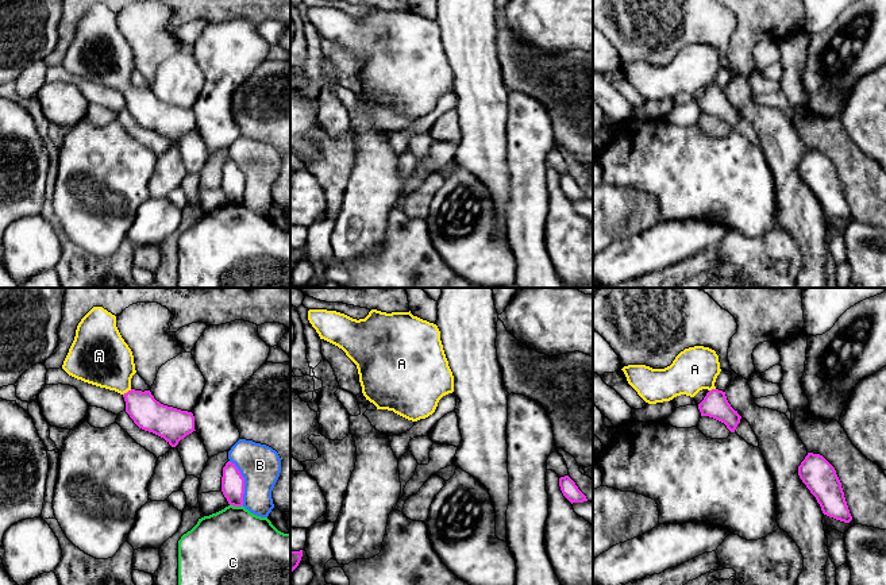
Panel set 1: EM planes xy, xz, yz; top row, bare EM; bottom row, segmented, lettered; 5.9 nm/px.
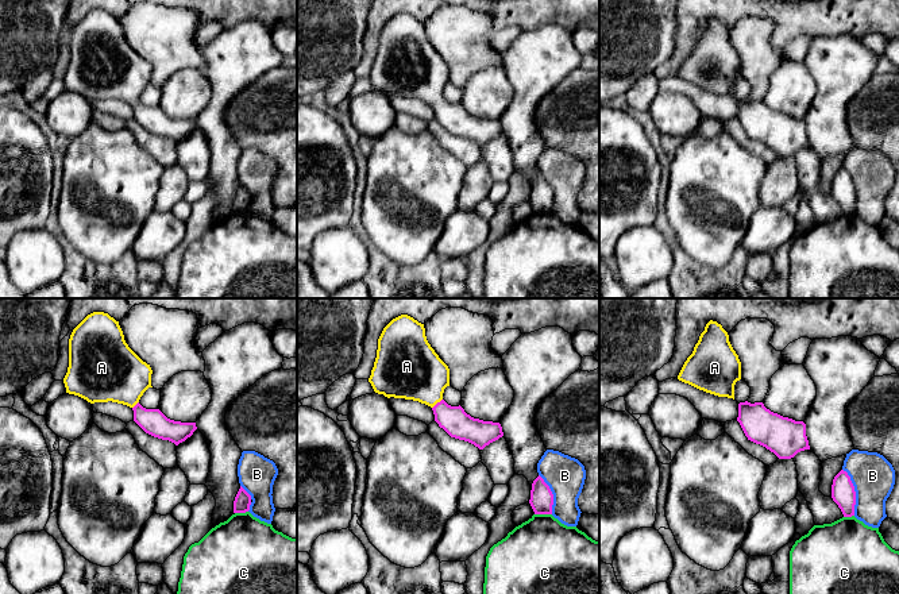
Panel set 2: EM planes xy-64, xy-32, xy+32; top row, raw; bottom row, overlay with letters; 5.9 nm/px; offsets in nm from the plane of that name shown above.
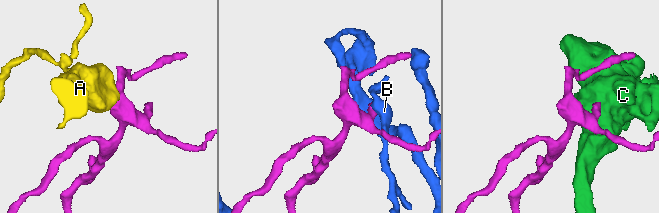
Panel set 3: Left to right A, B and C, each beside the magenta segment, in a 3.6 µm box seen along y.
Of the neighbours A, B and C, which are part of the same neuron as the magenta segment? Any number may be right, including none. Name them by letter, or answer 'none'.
A

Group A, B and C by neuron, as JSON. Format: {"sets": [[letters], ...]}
{"sets": [["A"], ["B"], ["C"]]}

